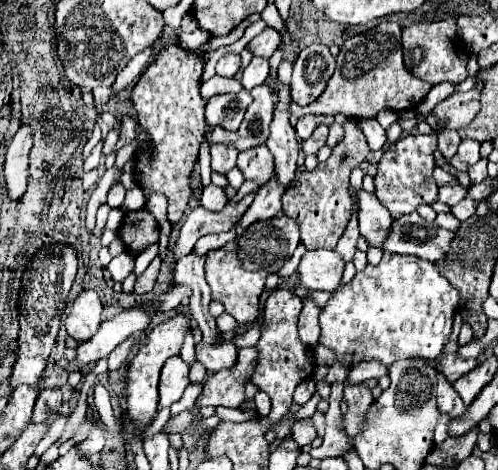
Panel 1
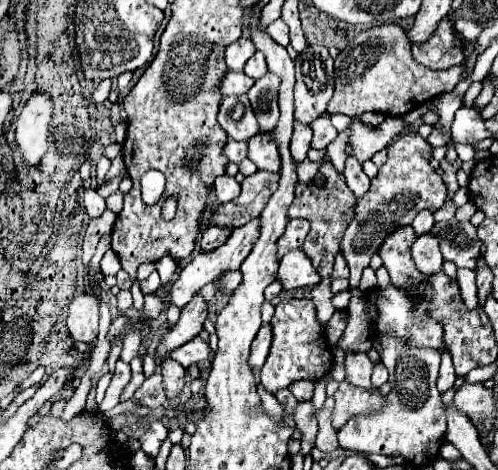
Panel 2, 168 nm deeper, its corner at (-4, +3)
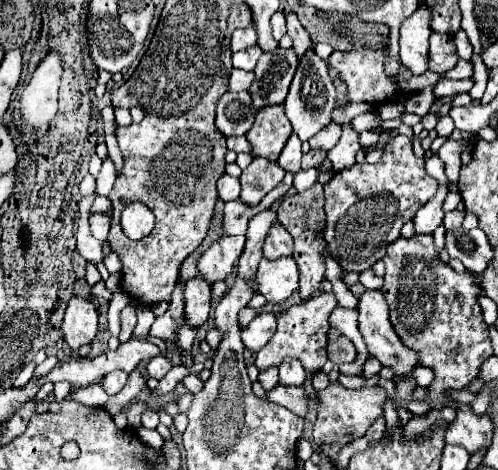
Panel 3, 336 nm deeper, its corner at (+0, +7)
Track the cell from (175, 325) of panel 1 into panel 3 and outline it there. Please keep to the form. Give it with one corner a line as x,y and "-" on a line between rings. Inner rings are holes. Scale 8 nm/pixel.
194,276
186,282
184,286
184,298
186,298
186,324
188,326
202,326
208,320
208,312
210,312
210,296
212,286
208,284
208,280
202,280
202,276

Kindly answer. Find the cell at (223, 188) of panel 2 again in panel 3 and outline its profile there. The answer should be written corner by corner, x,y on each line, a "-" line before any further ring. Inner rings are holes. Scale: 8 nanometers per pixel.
222,174
220,180
218,180
218,196
224,202
236,200
240,196
240,180
238,178
232,178
228,174

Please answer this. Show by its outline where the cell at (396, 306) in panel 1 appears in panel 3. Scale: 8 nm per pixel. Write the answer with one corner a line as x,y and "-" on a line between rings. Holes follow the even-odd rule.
444,184
438,186
438,192
432,196
432,200
428,200
414,216
414,228
418,234
432,234
440,224
442,224
442,218
444,218
444,212
442,212
442,204
444,204
444,198
448,194
448,188

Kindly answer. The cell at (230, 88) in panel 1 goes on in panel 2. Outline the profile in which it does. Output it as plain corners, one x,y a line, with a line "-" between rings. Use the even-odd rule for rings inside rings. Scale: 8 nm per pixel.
226,72
224,78
218,82
218,88
222,96
240,96
240,94
246,94
252,84
254,80
250,80
242,72

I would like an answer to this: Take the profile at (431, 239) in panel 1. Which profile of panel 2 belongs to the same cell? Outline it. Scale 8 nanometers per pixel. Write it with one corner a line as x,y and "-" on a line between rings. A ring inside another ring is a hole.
452,218
448,222
436,222
430,232
438,236
442,256
446,260
452,260
458,268
476,268
476,260
482,254
482,242
476,236
476,226

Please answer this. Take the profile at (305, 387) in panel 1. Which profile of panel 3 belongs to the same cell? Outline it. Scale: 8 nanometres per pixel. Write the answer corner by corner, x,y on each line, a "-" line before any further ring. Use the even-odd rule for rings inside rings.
284,360
280,366
280,384
286,386
302,386
306,380
306,372
300,360

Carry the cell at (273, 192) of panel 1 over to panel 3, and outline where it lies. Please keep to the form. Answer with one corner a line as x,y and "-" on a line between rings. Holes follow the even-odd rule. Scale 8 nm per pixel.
220,238
202,254
198,262
198,274
208,282
224,280
232,272
238,256
242,254
242,248
244,238

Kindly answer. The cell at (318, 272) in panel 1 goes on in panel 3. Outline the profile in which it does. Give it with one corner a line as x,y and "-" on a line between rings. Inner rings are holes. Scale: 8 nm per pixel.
294,258
262,260
256,270
256,294
262,294
266,302
280,304
292,292
298,290
298,266

